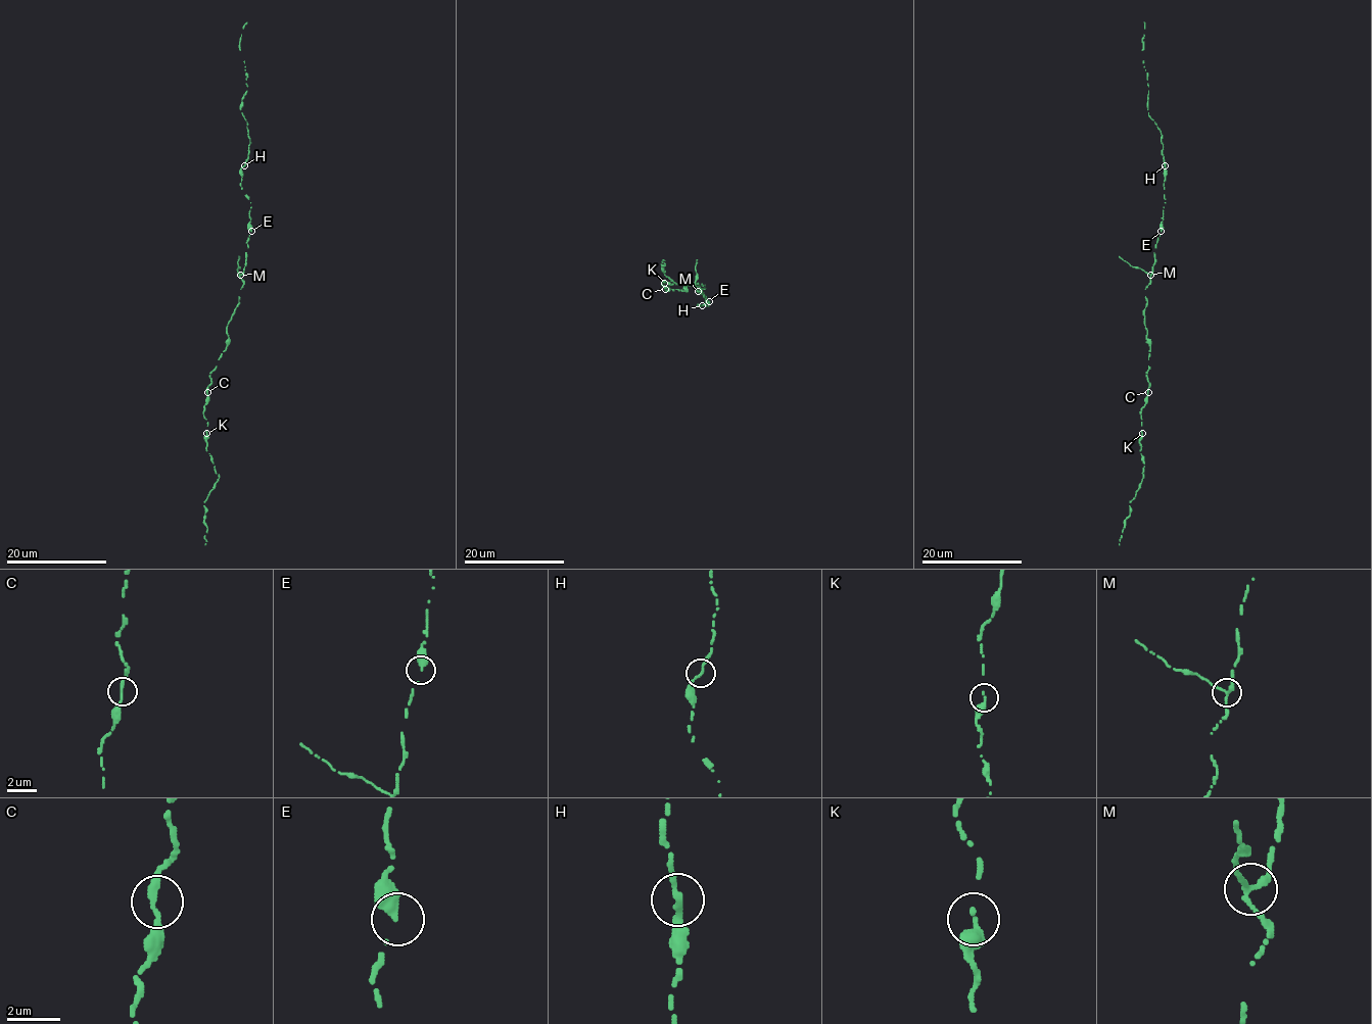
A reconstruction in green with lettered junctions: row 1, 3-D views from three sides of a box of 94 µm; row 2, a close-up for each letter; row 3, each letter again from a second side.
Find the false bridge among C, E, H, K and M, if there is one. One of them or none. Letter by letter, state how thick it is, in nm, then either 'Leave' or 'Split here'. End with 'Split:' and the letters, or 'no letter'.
C: Thickness 220 nm. Leave
E: Thickness 460 nm. Leave
H: Thickness 220 nm. Leave
K: Thickness 240 nm. Leave
M: Thickness 200 nm. Leave
Split: no letter

